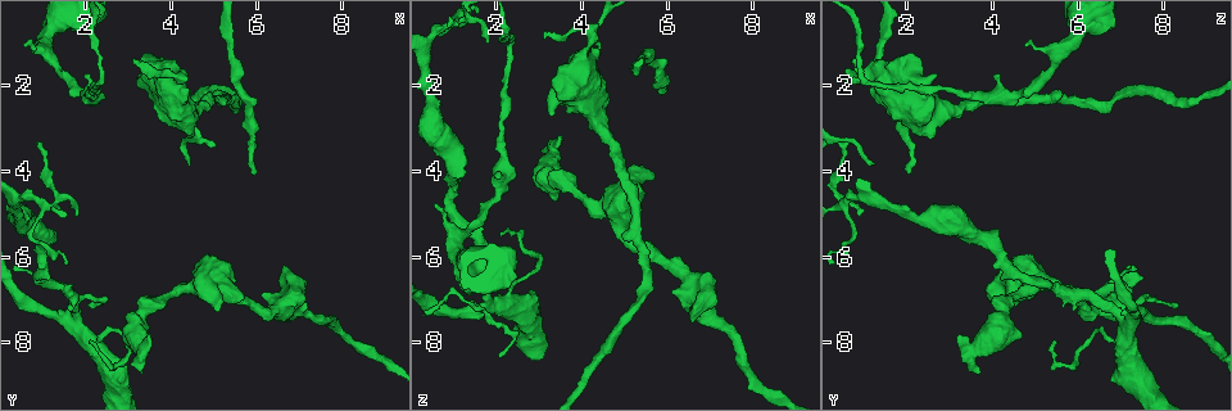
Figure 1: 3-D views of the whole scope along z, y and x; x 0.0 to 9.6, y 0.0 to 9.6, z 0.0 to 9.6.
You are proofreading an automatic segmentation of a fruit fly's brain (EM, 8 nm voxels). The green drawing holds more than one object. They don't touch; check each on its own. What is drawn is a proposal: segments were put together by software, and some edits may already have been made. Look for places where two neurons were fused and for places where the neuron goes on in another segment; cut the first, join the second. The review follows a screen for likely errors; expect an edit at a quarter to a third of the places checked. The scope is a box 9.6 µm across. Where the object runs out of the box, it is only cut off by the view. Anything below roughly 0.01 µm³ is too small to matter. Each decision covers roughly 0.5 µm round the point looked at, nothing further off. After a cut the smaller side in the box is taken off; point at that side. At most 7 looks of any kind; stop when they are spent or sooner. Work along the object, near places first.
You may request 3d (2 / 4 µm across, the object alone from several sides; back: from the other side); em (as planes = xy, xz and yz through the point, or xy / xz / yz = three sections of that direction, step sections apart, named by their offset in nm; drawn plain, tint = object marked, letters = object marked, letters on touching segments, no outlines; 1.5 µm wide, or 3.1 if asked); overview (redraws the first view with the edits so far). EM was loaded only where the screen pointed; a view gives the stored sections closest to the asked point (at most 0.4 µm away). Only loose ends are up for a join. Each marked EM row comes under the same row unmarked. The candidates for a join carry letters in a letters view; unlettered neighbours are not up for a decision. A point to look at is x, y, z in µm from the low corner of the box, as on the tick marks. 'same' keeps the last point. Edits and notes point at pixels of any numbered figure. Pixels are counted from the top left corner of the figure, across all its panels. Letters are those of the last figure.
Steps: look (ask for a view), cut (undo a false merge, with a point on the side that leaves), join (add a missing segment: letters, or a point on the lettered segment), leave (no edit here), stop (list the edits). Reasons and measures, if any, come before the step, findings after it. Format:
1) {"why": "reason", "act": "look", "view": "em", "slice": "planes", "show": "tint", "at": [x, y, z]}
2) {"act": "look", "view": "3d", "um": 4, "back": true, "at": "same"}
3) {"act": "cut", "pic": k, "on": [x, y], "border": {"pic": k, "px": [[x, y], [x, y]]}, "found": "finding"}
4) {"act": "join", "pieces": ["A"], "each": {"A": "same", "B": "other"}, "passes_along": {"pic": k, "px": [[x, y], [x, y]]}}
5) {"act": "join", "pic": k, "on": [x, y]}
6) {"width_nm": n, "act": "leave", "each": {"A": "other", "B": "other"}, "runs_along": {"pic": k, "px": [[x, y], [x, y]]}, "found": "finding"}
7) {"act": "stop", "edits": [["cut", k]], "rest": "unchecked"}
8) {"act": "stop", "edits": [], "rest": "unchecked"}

{"why": "long arm stops here", "act": "look", "view": "em", "slice": "xy", "step": 4, "show": "tint", "at": [2.05, 8.00, 5.50]}

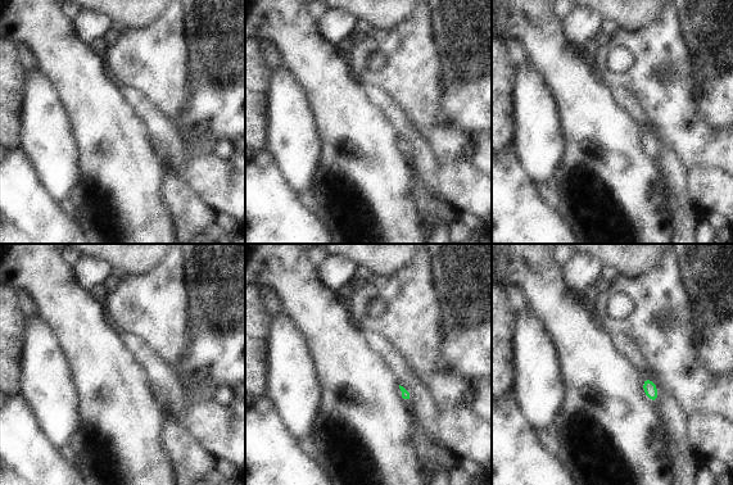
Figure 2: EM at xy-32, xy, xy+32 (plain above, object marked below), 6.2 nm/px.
{"act": "look", "view": "em", "slice": "planes", "show": "tint", "at": "same"}

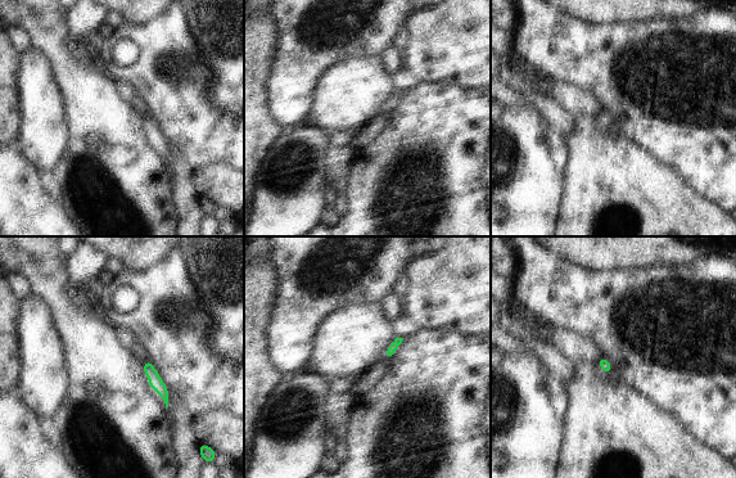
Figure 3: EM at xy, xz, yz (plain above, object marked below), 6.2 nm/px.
{"act": "look", "view": "em", "slice": "planes", "show": "letters", "at": "same"}

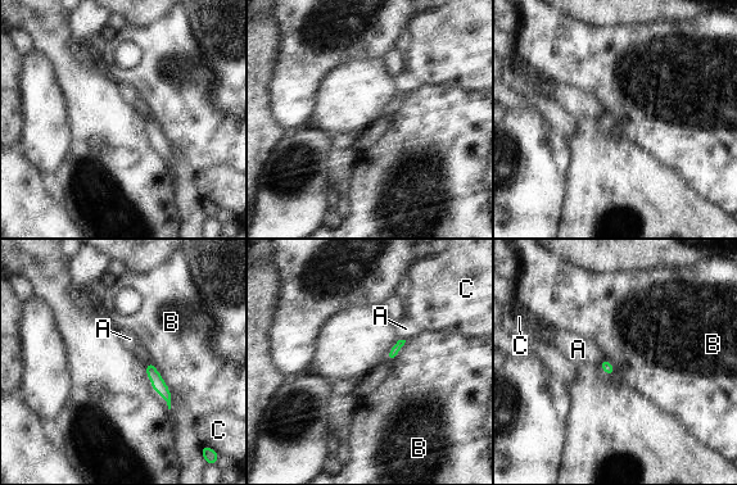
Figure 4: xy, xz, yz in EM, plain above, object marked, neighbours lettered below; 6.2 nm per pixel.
{"act": "leave", "each": {"A": "other", "B": "other", "C": "other"}, "border": {"pic": 4, "px": [[150, 362], [171, 393]]}, "found": "none of them fits"}

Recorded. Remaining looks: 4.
{"why": "free end", "act": "look", "view": "3d", "um": 2, "at": [3.35, 8.70, 3.75]}

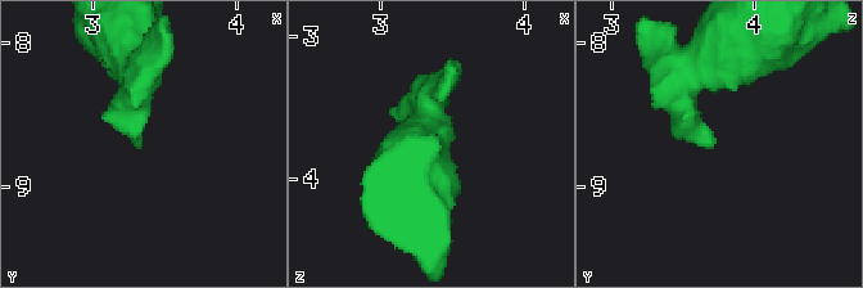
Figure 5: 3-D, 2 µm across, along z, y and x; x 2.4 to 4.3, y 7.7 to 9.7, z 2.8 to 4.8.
{"act": "look", "view": "em", "slice": "xy", "step": 4, "show": "letters", "at": [3.32, 8.72, 3.70]}

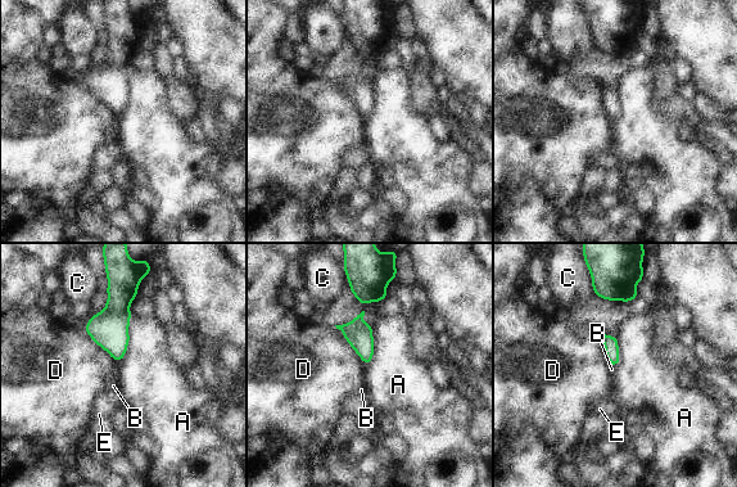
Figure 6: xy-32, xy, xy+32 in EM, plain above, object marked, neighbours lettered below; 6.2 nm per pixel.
{"act": "leave", "each": {"A": "other", "B": "other", "C": "other", "D": "other", "E": "other"}, "border": {"pic": 6, "px": [[356, 351], [366, 366]]}, "found": "none of them fits"}

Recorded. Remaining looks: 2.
{"act": "stop", "edits": [], "rest": "unchecked"}

